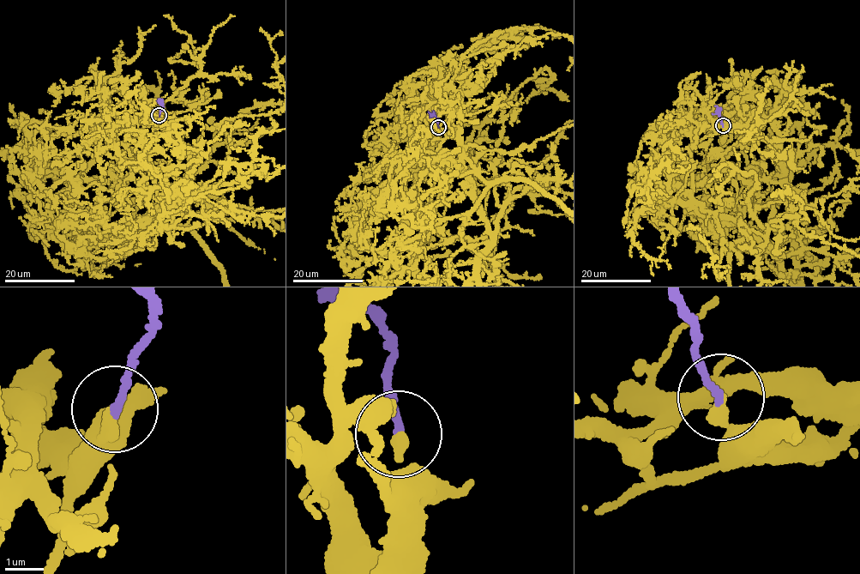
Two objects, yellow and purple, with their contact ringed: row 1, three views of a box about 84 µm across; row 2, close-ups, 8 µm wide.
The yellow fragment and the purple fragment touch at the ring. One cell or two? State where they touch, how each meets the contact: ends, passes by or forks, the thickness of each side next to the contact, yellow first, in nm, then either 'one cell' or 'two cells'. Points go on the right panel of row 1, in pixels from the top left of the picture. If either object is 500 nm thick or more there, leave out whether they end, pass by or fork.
(723, 125) | yellow ends | purple ends | 280/190 nm | one cell

